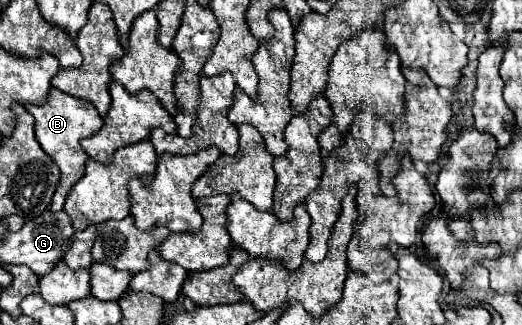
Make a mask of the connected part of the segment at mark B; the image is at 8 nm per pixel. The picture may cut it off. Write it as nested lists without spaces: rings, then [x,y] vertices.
[[[51,88],[51,96],[47,100],[47,104],[43,106],[25,106],[31,116],[35,118],[35,136],[37,142],[41,144],[41,148],[47,152],[47,156],[57,164],[57,168],[61,170],[61,178],[59,178],[59,186],[53,194],[53,202],[51,202],[51,210],[59,212],[63,210],[65,198],[71,192],[71,188],[83,178],[83,170],[85,170],[85,162],[89,160],[87,152],[81,148],[81,140],[93,136],[95,132],[101,130],[103,126],[103,118],[99,116],[99,112],[95,110],[95,106],[91,106],[91,102],[73,98],[63,94],[57,88]]]

